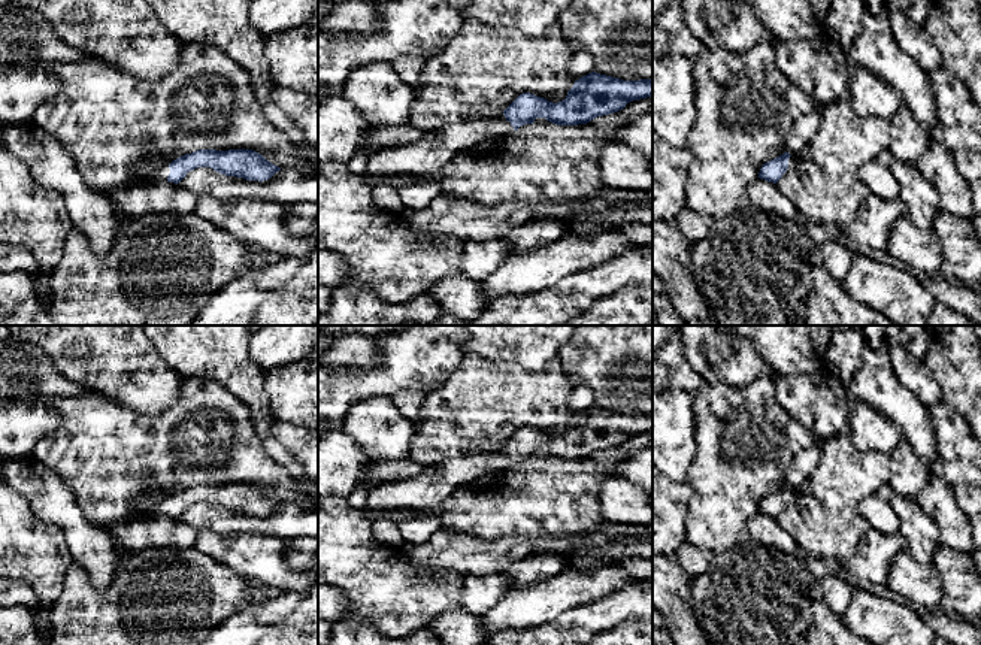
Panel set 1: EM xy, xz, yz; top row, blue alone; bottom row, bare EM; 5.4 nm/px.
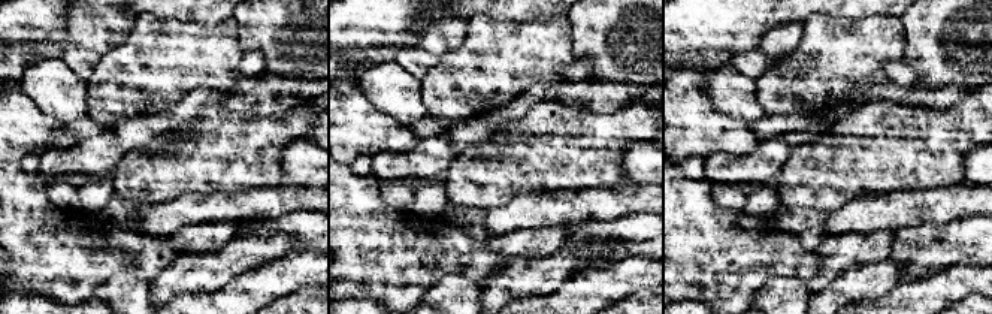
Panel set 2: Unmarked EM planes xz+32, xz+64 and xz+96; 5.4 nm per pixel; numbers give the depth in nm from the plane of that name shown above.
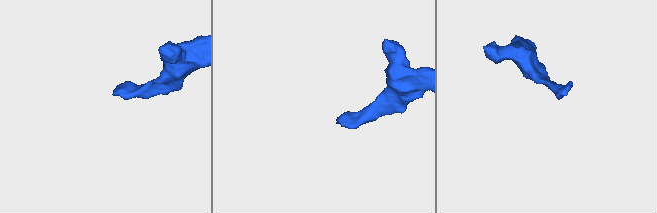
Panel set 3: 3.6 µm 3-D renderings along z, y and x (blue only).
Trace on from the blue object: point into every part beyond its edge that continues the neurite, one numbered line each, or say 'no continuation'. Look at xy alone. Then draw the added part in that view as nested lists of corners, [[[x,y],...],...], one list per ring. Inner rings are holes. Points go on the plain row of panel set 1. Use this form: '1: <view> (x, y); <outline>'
1: xy (162, 508); [[[169,499],[158,503],[154,509],[152,509],[152,515],[167,515],[167,511],[170,508]]]

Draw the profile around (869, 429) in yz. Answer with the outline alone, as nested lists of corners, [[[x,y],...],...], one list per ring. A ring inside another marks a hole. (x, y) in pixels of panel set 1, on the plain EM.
[[[853,402],[850,409],[850,434],[857,449],[890,454],[903,439],[902,431],[865,402]]]

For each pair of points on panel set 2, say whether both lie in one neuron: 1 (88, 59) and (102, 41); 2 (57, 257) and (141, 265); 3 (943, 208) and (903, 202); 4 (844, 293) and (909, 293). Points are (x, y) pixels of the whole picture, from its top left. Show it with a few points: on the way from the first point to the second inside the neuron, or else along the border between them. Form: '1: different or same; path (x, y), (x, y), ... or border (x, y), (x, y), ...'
1: different; border (60, 53), (93, 50), (100, 56)
2: same; path (78, 257), (120, 257)
3: same; path (932, 205), (913, 202)
4: different; border (898, 283), (876, 298)

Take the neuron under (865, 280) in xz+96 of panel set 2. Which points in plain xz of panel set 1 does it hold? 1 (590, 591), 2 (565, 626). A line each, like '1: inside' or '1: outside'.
1: inside
2: outside

